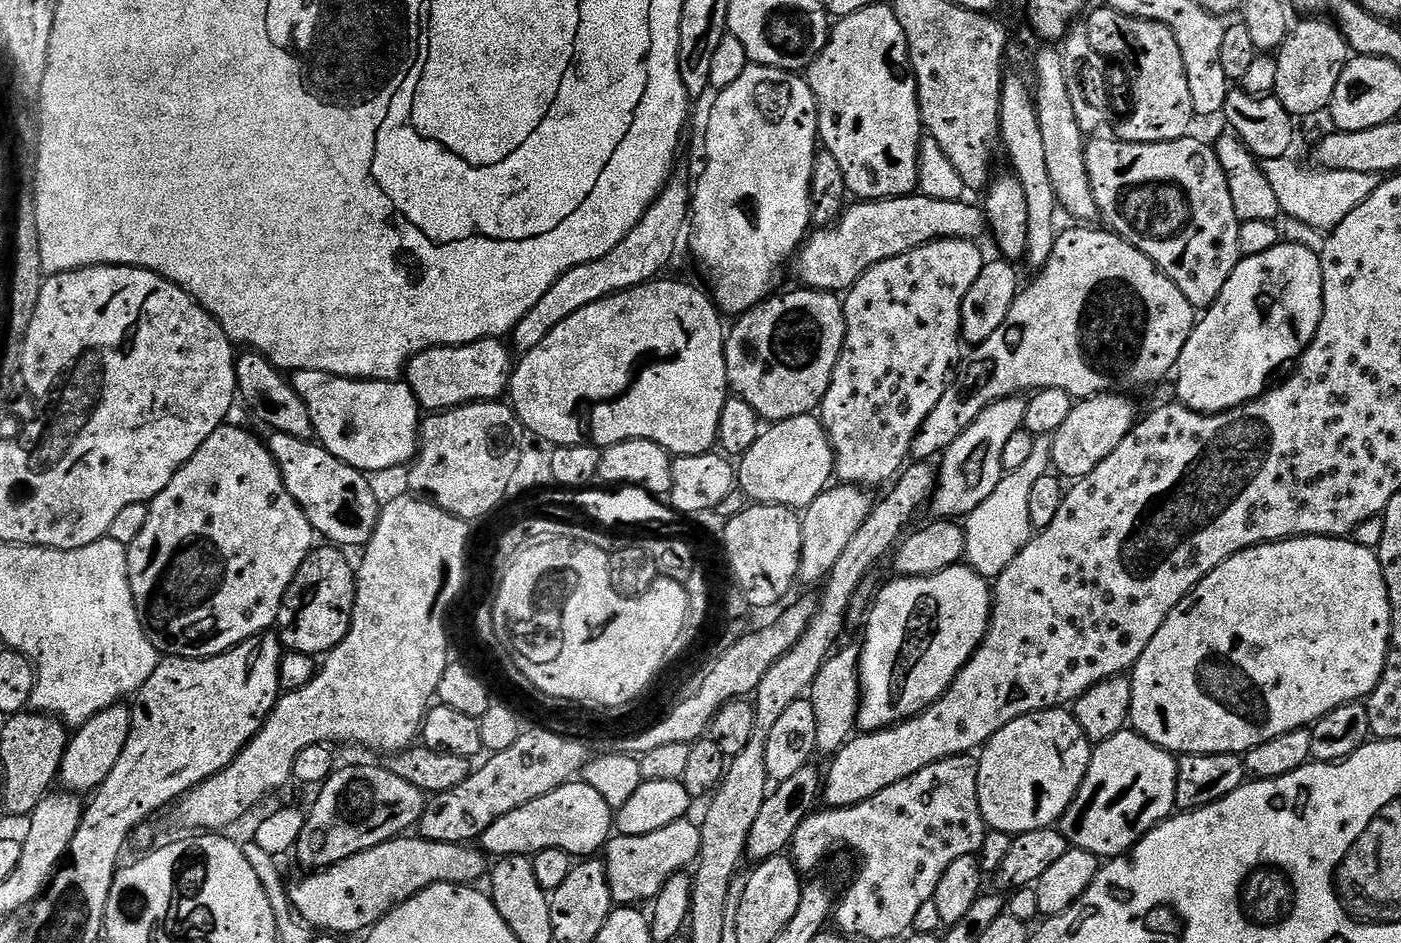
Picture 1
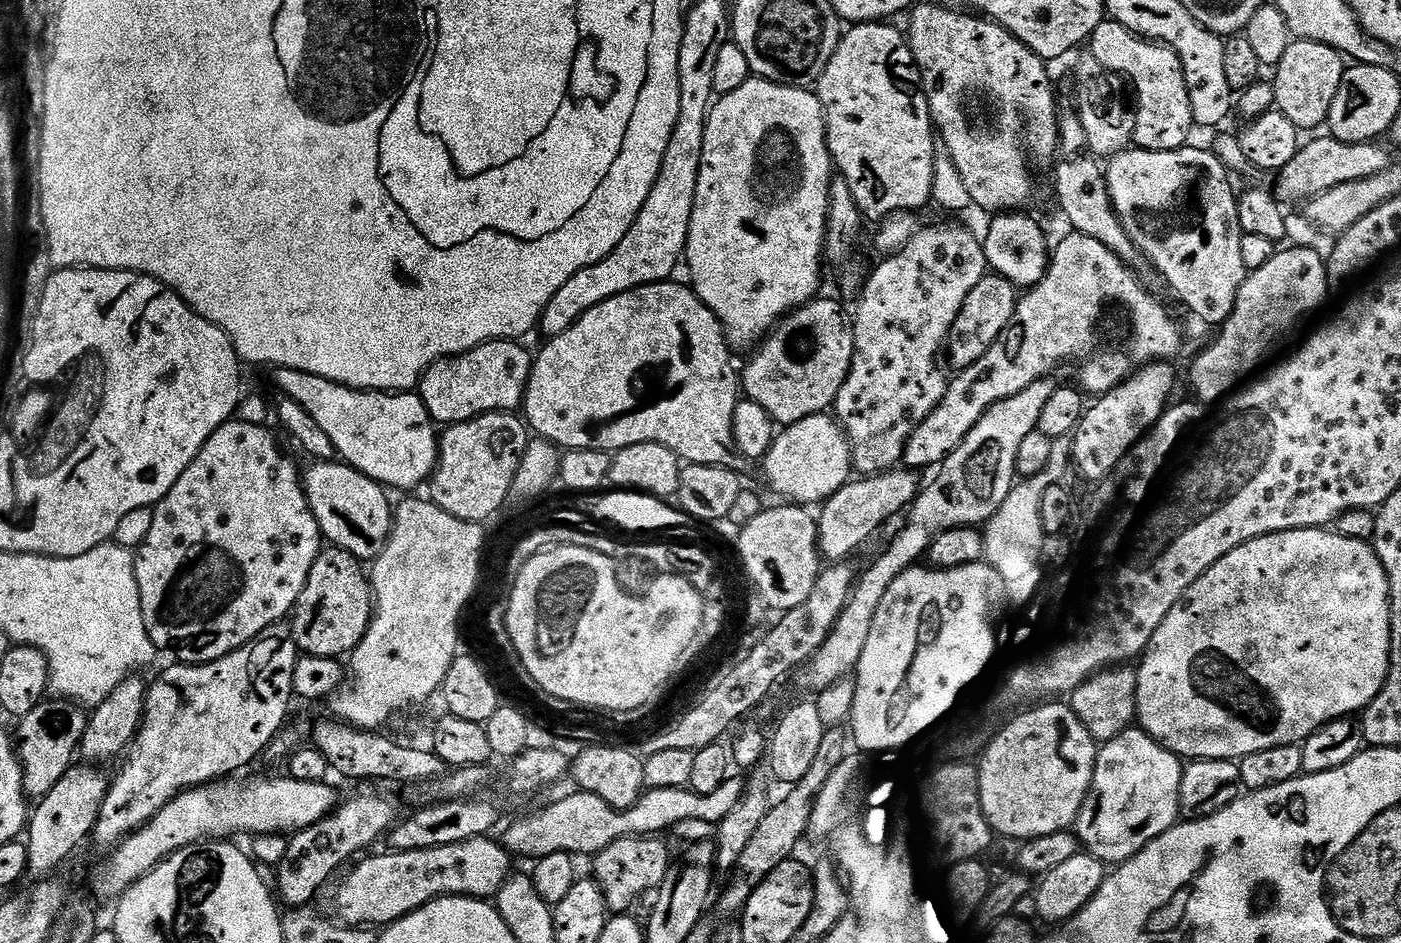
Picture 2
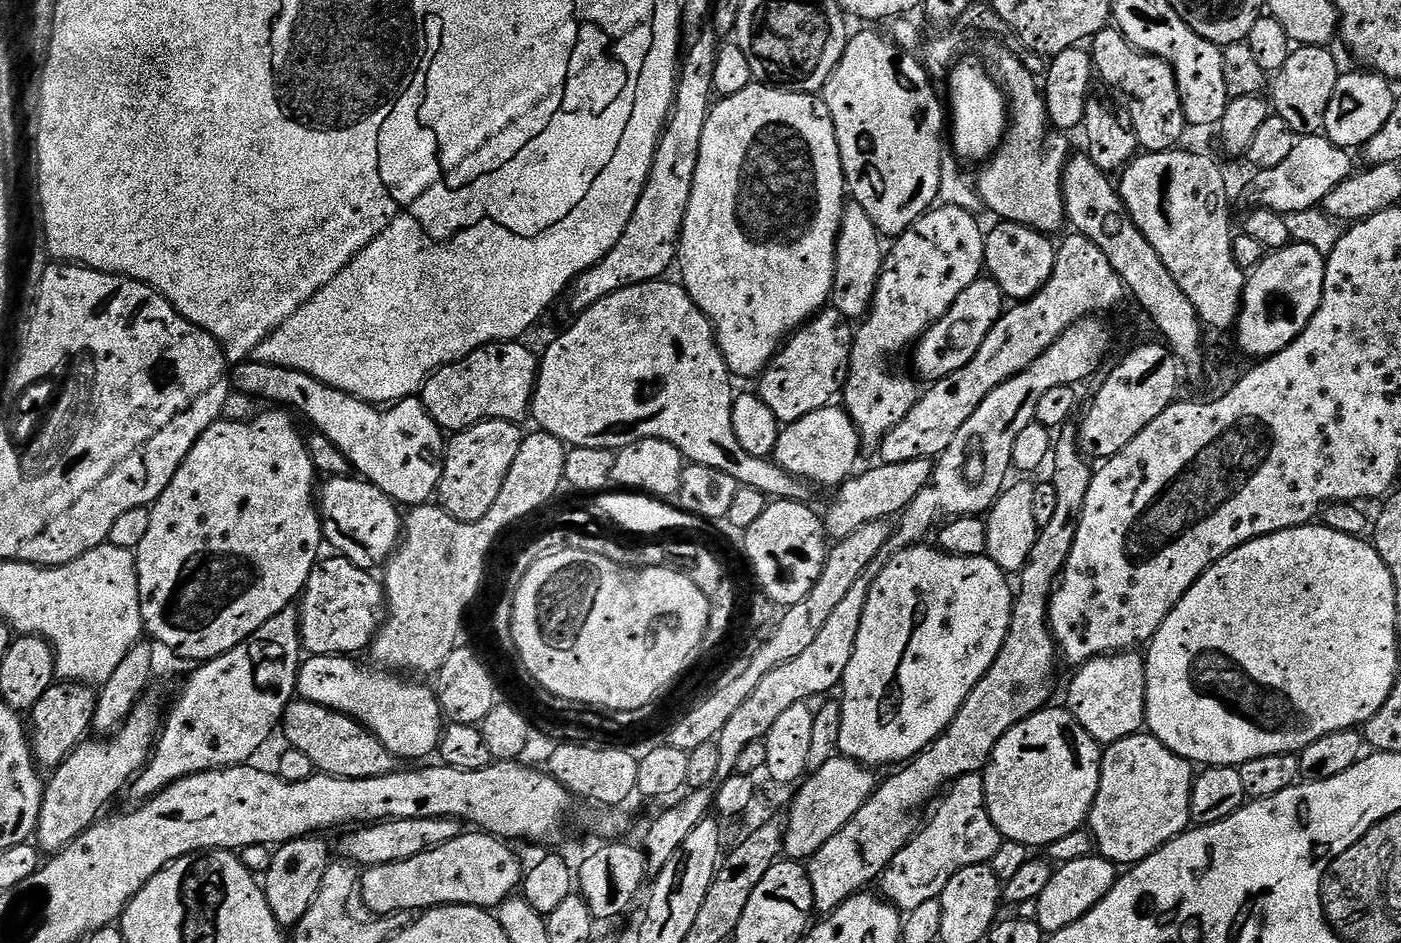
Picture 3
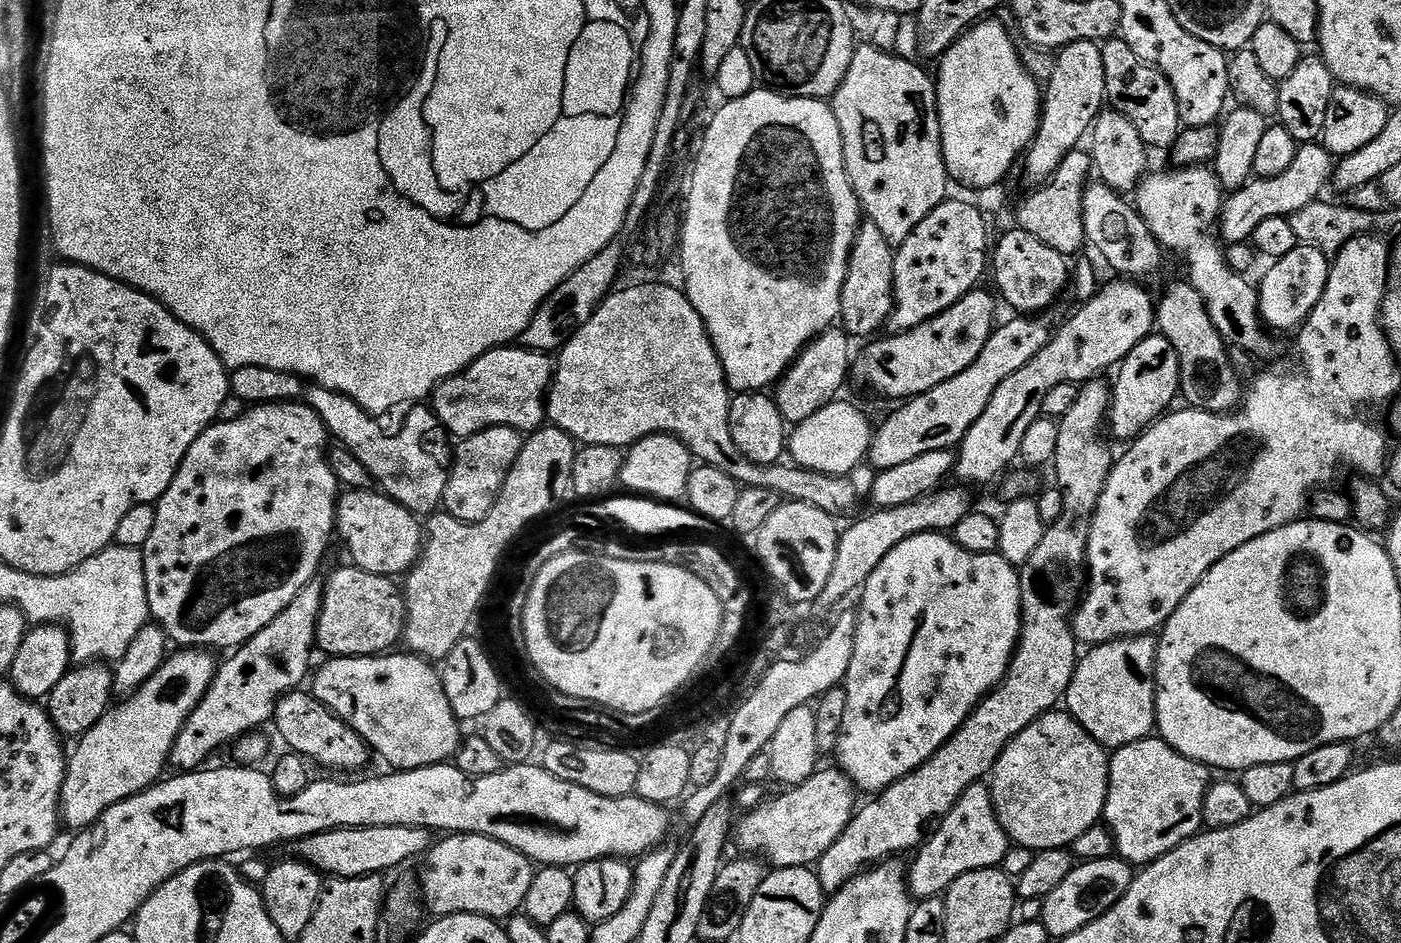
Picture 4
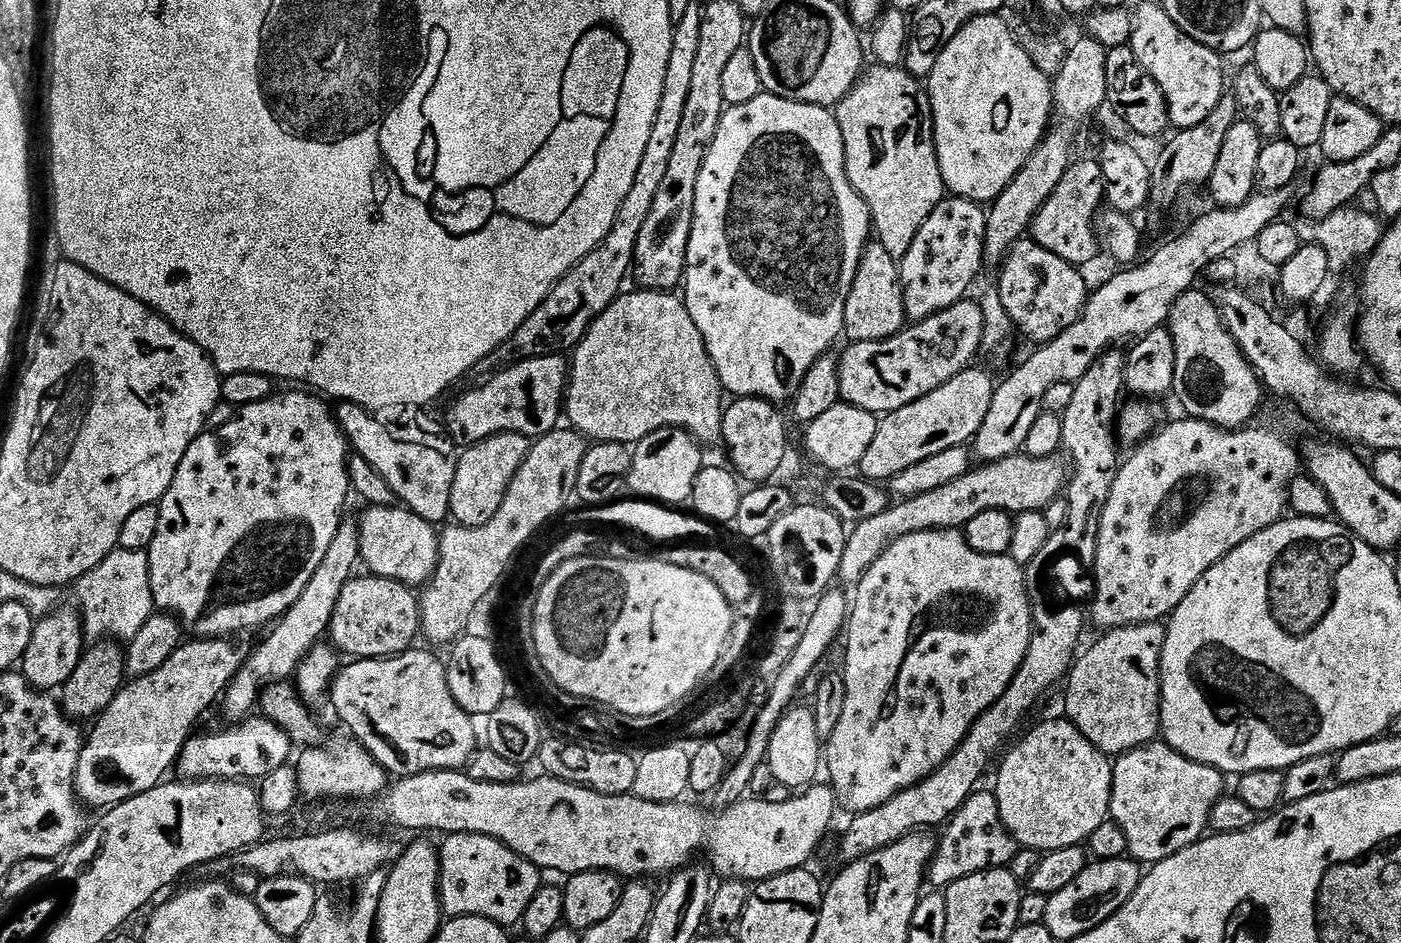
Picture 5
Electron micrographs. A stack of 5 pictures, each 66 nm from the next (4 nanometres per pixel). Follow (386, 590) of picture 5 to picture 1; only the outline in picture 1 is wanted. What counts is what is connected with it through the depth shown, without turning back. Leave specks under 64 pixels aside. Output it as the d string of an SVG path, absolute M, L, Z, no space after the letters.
M313 547L312 553L304 559L298 574L294 574L294 582L290 582L290 586L282 598L282 606L275 623L280 642L287 651L301 652L313 658L323 657L331 652L334 646L338 646L342 639L346 638L356 601L355 567L347 558L349 555L339 547L327 547Z

